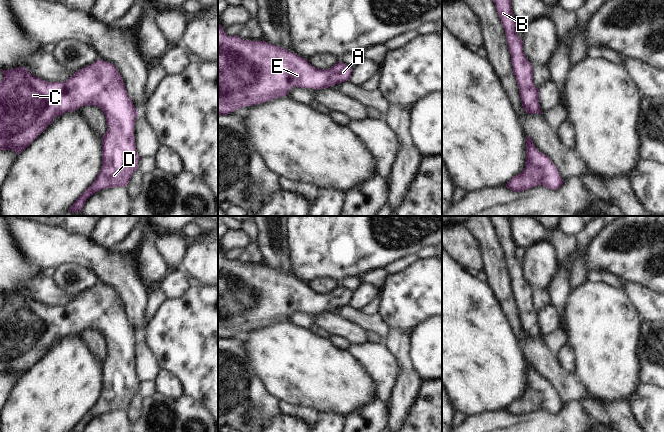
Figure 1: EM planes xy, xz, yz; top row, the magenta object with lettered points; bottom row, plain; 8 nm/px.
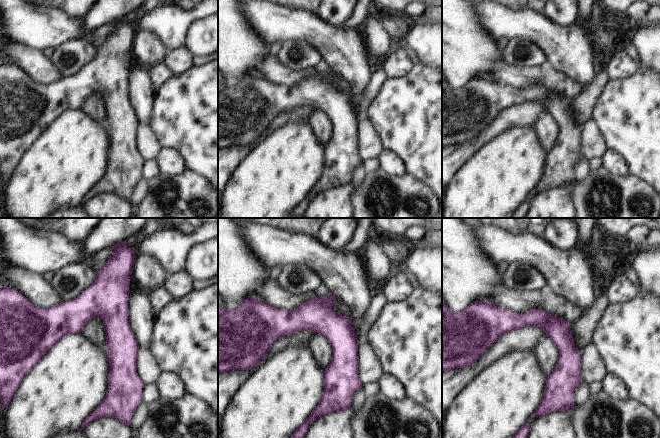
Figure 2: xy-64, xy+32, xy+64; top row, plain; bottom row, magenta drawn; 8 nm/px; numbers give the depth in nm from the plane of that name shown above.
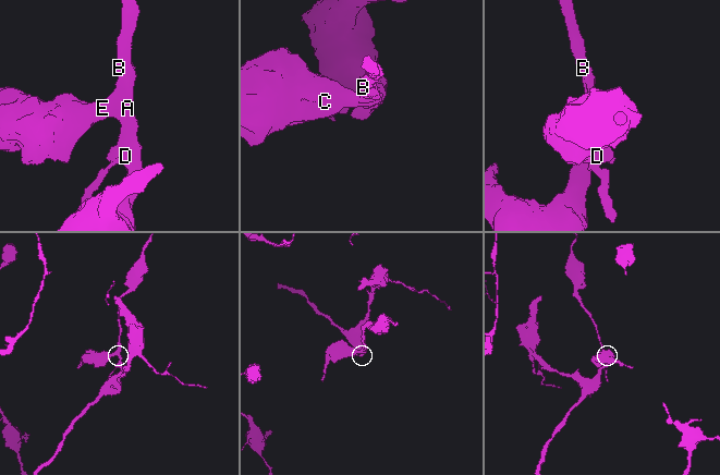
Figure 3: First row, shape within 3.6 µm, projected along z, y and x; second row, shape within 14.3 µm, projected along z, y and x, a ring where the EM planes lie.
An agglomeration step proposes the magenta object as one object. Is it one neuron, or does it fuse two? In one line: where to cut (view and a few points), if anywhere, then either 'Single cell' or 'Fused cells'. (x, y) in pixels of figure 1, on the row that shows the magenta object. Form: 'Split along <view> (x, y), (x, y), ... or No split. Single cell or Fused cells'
No split. Single cell

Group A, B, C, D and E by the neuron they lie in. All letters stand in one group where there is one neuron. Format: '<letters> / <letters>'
A B C D E

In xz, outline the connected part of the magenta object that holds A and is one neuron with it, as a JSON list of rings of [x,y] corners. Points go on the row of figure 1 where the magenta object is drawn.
[[[218,22],[218,115],[286,96],[292,87],[325,89],[349,81],[351,74],[352,67],[341,61],[327,70],[318,69],[296,53],[264,40],[228,36]]]

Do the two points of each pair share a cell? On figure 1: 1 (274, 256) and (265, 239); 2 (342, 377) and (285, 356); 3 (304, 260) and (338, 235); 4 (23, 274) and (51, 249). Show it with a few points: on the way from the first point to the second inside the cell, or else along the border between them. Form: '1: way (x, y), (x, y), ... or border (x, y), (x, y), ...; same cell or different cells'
1: way (274, 252), (270, 248), (269, 243); same cell
2: way (328, 377), (319, 376), (299, 367); same cell
3: way (312, 254), (330, 236); same cell
4: border (17, 248), (24, 260), (36, 273); different cells

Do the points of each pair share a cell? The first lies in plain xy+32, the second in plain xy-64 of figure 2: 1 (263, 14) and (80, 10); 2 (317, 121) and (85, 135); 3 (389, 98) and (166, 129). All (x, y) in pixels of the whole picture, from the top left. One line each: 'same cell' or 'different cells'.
1: different cells
2: different cells
3: same cell

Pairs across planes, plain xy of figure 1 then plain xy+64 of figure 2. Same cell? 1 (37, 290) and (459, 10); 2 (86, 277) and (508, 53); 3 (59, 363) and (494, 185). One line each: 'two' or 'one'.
1: two
2: one
3: one

